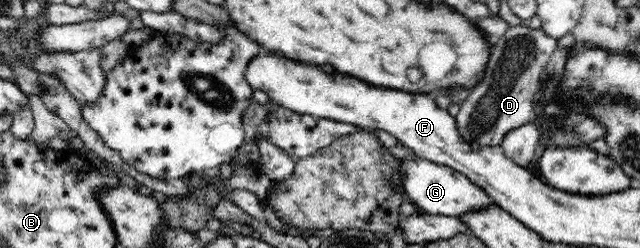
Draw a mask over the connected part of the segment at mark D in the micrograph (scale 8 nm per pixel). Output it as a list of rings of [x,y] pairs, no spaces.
[[[525,25],[509,26],[507,31],[490,47],[483,77],[462,100],[455,116],[459,134],[471,145],[501,147],[503,137],[511,131],[537,122],[532,99],[538,92],[539,79],[545,66],[558,48],[559,39],[549,37],[541,28],[532,29]]]

